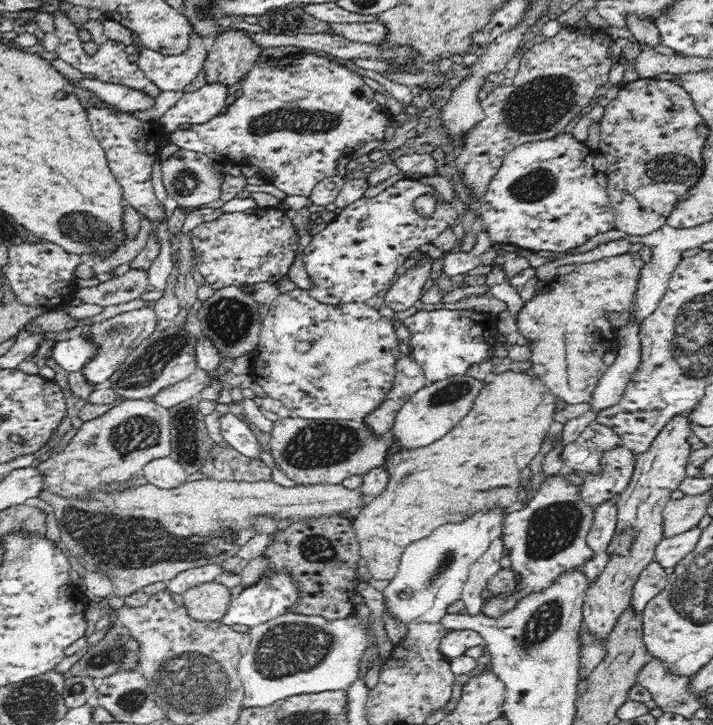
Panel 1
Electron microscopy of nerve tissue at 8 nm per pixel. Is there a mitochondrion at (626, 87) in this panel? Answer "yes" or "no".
no

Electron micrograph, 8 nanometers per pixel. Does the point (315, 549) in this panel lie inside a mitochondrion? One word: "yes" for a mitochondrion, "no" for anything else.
yes

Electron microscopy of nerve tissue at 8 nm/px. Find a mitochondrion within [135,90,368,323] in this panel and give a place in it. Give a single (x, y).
(297, 119)

